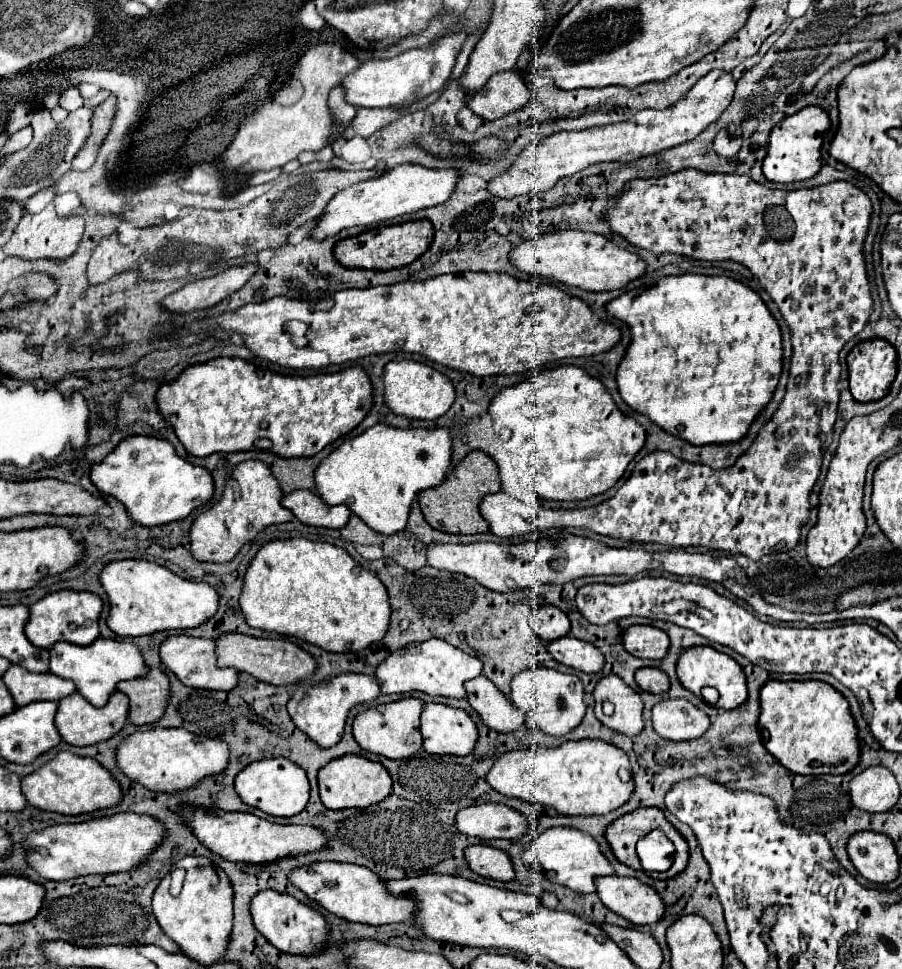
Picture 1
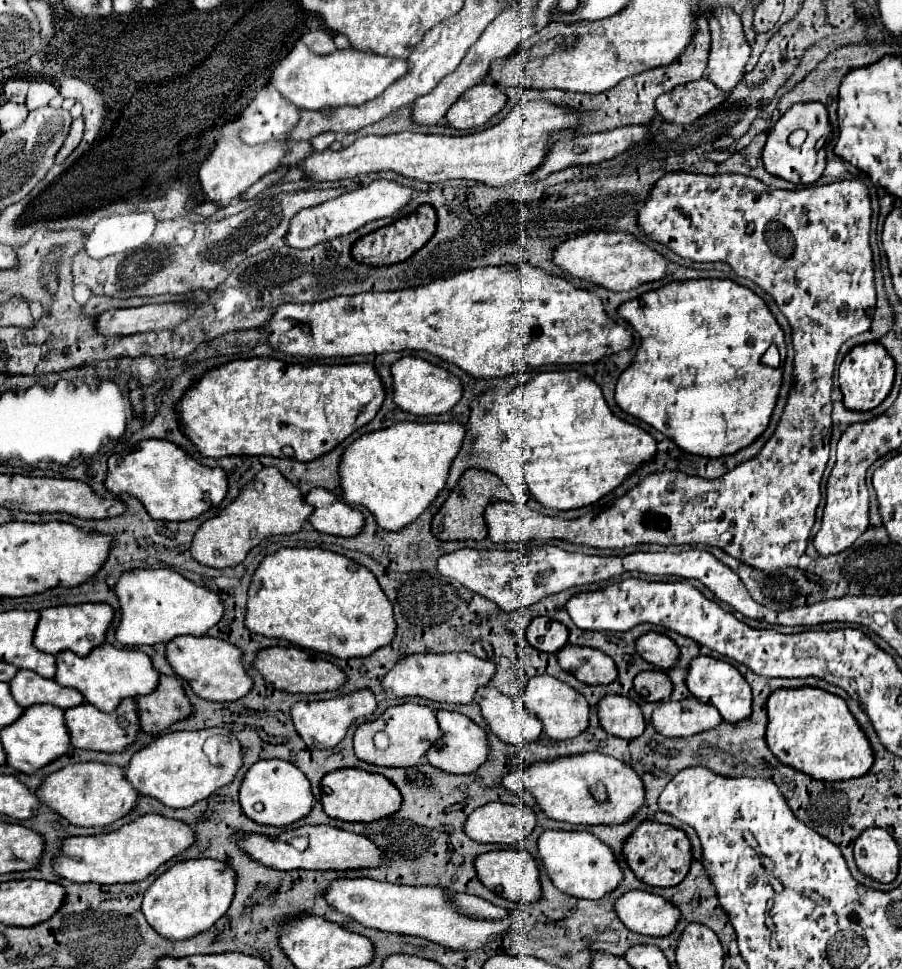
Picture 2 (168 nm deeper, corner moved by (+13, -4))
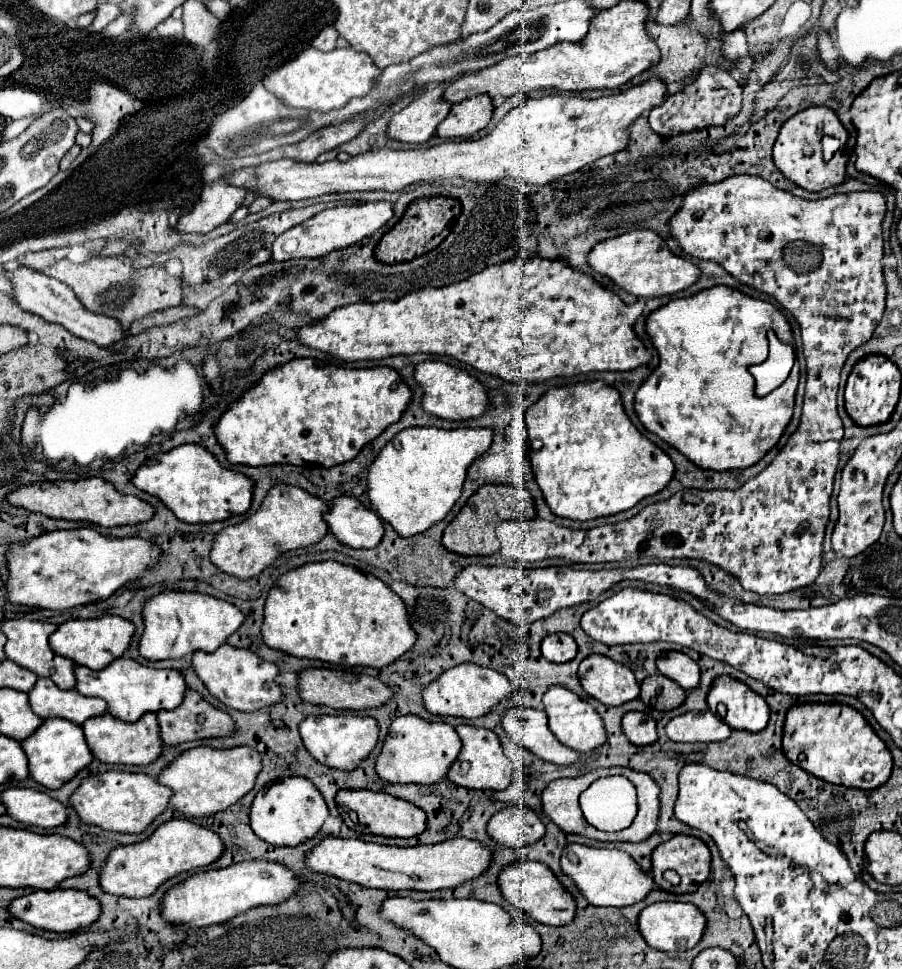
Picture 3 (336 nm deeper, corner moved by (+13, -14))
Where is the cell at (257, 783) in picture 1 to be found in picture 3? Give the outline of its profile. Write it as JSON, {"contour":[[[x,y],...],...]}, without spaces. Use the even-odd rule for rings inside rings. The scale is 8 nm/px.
{"contour":[[[301,776],[281,778],[259,790],[249,812],[253,832],[273,846],[297,846],[299,842],[313,838],[321,830],[327,816],[329,812],[323,796],[317,792],[313,782]]]}

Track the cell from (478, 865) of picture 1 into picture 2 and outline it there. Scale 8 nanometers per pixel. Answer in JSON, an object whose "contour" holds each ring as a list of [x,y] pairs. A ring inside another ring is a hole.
{"contour":[[[509,848],[509,850],[495,850],[495,852],[481,854],[475,862],[475,868],[477,868],[479,880],[489,890],[499,894],[501,898],[507,898],[507,900],[513,900],[513,902],[523,902],[523,904],[531,904],[531,902],[537,902],[541,898],[539,866],[535,862],[535,856],[527,850]]]}

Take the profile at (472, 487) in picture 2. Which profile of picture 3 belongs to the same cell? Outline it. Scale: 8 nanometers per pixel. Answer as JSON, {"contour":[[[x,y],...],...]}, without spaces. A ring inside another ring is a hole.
{"contour":[[[487,484],[481,486],[461,508],[461,512],[455,516],[455,520],[445,528],[443,534],[443,546],[451,552],[463,554],[463,556],[487,556],[499,550],[499,540],[495,536],[495,528],[503,520],[529,520],[535,516],[535,504],[531,494],[525,488],[515,488],[509,484]]]}

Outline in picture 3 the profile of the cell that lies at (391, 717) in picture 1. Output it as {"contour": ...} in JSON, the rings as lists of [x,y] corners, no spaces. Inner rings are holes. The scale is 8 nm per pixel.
{"contour":[[[401,716],[389,726],[379,756],[375,758],[375,772],[385,782],[399,784],[435,784],[447,774],[447,768],[457,760],[461,740],[453,726],[445,722],[429,722],[419,716]]]}

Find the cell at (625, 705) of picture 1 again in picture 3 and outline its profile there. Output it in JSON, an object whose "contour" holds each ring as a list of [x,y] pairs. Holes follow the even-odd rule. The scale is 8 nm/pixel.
{"contour":[[[627,712],[621,720],[621,730],[631,744],[645,746],[657,740],[655,720],[647,712]]]}

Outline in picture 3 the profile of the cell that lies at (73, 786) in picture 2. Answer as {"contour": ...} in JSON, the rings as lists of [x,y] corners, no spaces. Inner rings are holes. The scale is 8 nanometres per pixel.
{"contour":[[[105,772],[101,776],[87,776],[81,786],[71,794],[69,806],[77,812],[83,824],[99,826],[109,832],[125,832],[137,834],[143,832],[157,814],[161,814],[169,806],[171,790],[155,782],[155,778],[147,774],[131,774],[131,772]]]}

